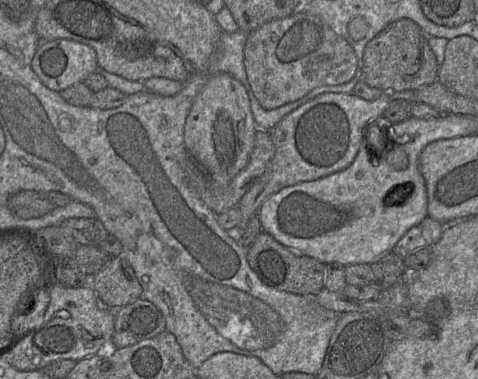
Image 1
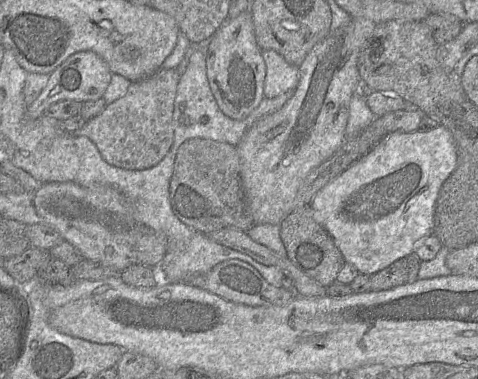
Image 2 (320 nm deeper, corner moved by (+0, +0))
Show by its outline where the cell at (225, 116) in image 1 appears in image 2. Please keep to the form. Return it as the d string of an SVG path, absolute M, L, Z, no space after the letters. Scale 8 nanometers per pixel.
M249 10L240 13L235 18L228 17L210 38L205 58L207 79L219 109L231 119L246 118L264 98L266 66L261 50L256 41L252 14Z

